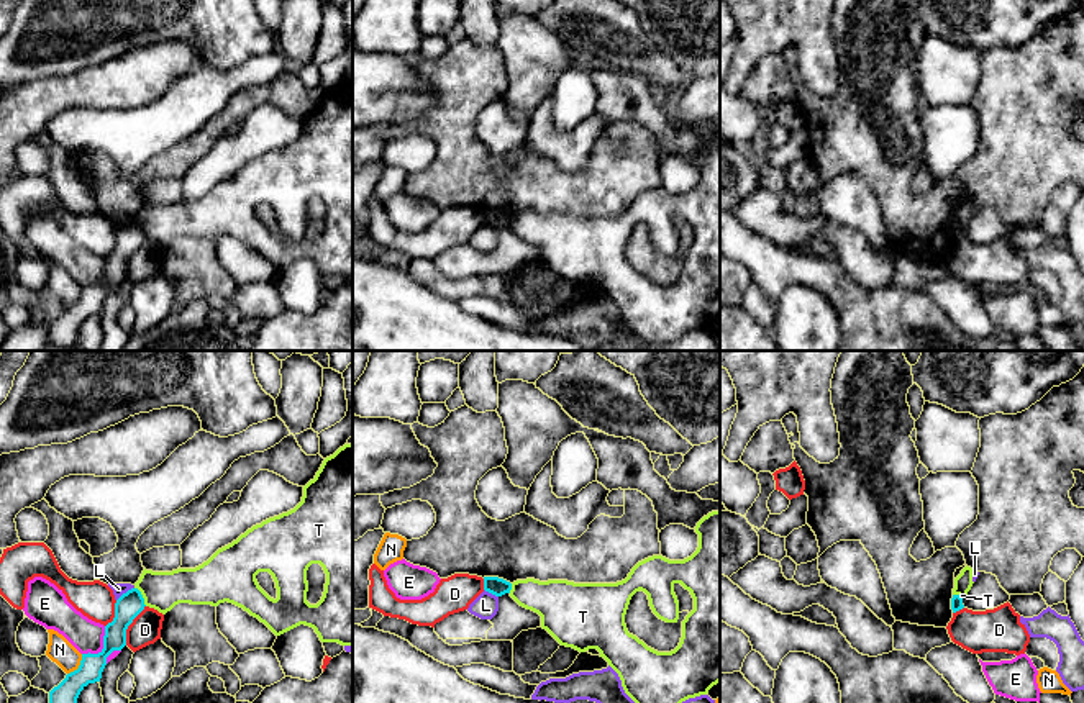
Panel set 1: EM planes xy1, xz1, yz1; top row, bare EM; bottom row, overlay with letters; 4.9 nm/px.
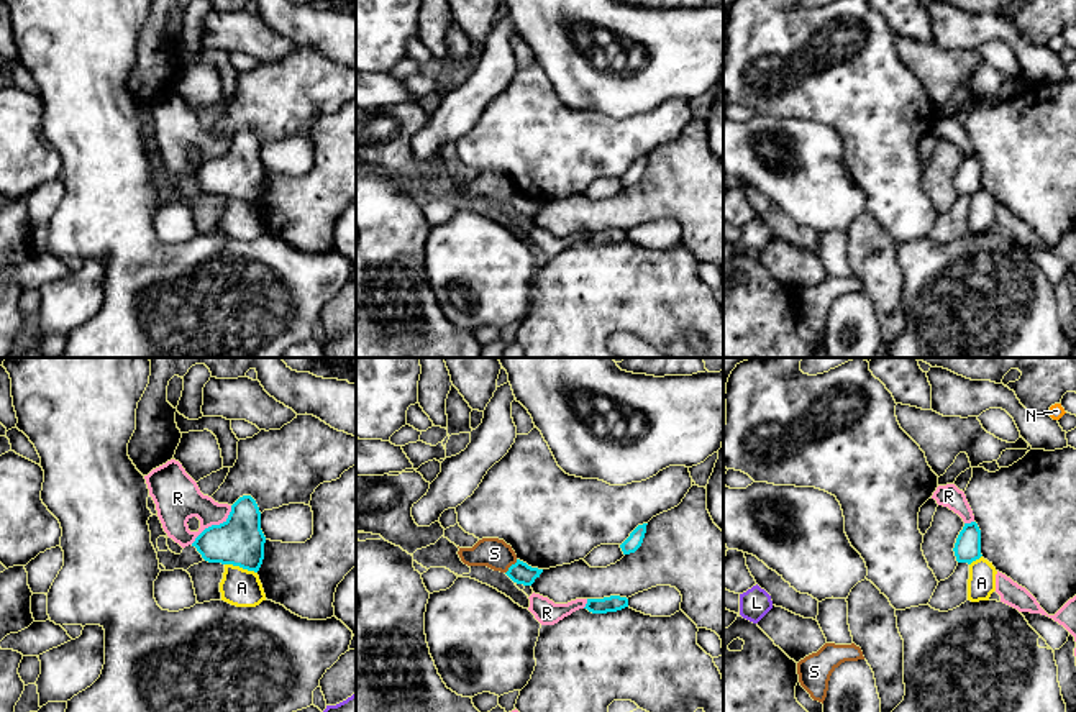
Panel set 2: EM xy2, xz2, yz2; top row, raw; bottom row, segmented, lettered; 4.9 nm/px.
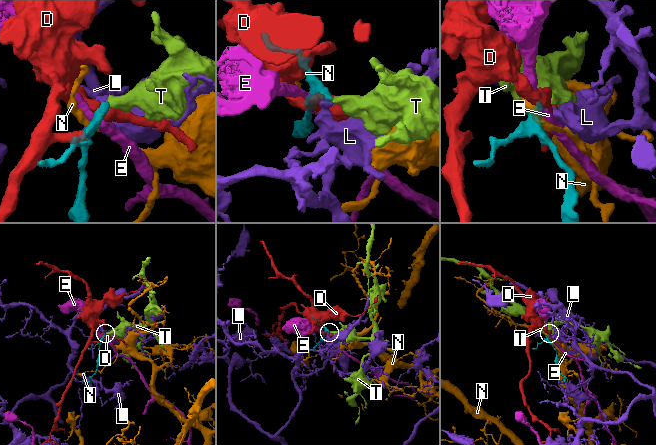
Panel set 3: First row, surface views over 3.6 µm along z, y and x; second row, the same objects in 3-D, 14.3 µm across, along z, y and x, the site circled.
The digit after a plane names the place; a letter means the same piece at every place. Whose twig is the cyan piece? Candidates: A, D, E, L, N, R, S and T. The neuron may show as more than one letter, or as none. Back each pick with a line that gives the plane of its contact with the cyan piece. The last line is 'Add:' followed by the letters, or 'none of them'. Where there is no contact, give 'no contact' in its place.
Add: none of them

